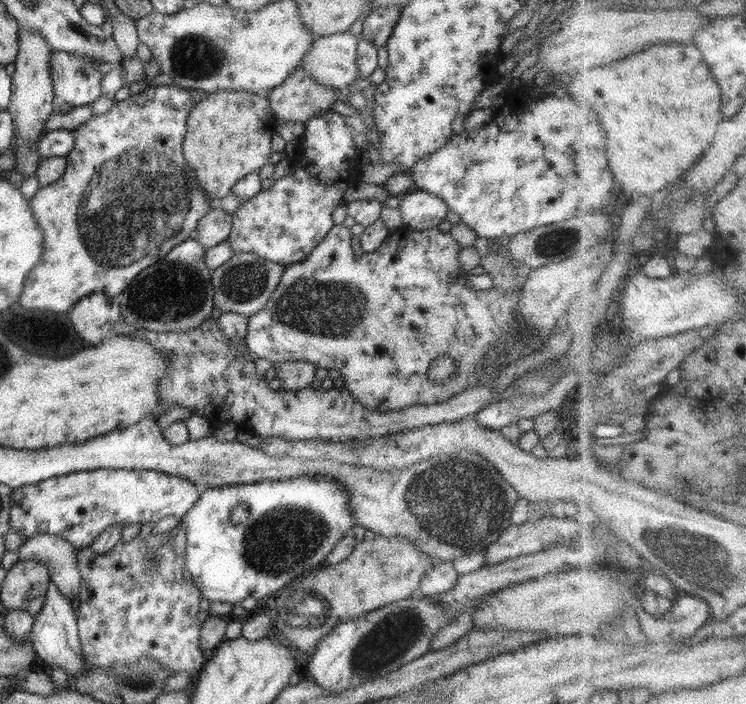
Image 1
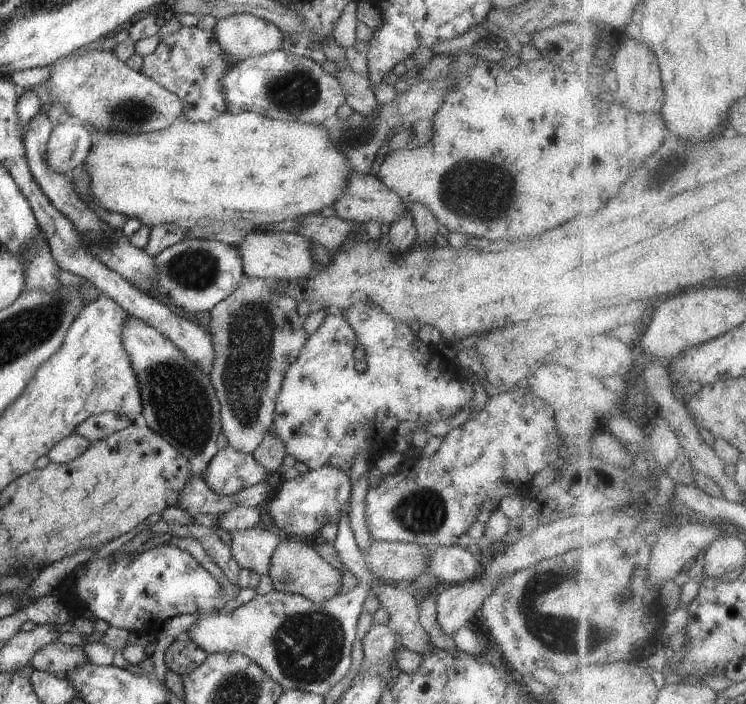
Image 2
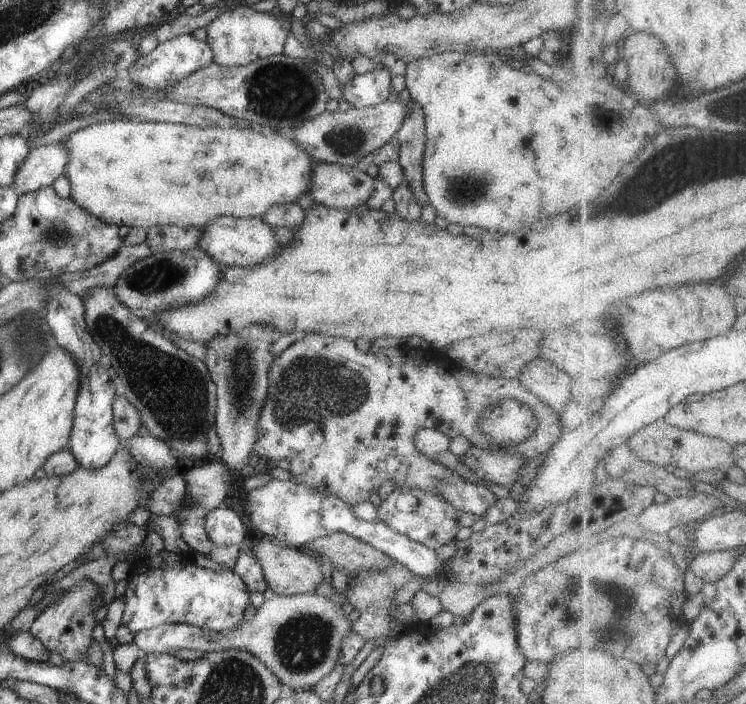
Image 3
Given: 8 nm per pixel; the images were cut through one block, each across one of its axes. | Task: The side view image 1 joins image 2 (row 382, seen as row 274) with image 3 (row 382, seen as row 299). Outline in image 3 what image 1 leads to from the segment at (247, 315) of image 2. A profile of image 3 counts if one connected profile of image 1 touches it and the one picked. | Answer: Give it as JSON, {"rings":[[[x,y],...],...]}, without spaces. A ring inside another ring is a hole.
{"rings":[[[250,324],[240,334],[212,338],[205,346],[204,364],[217,388],[214,424],[220,448],[213,459],[222,461],[230,470],[242,470],[248,465],[258,442],[258,420],[268,394],[268,372],[275,358],[270,348],[280,335],[276,328]]]}

